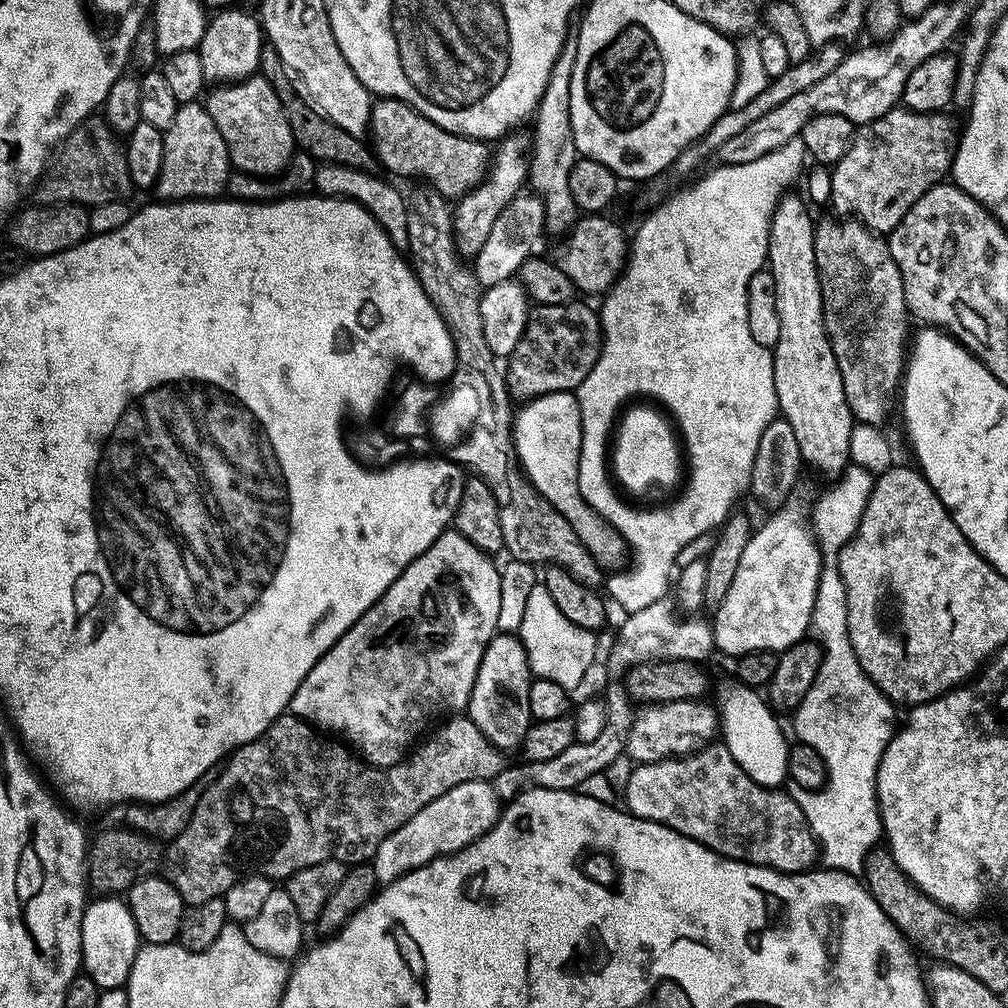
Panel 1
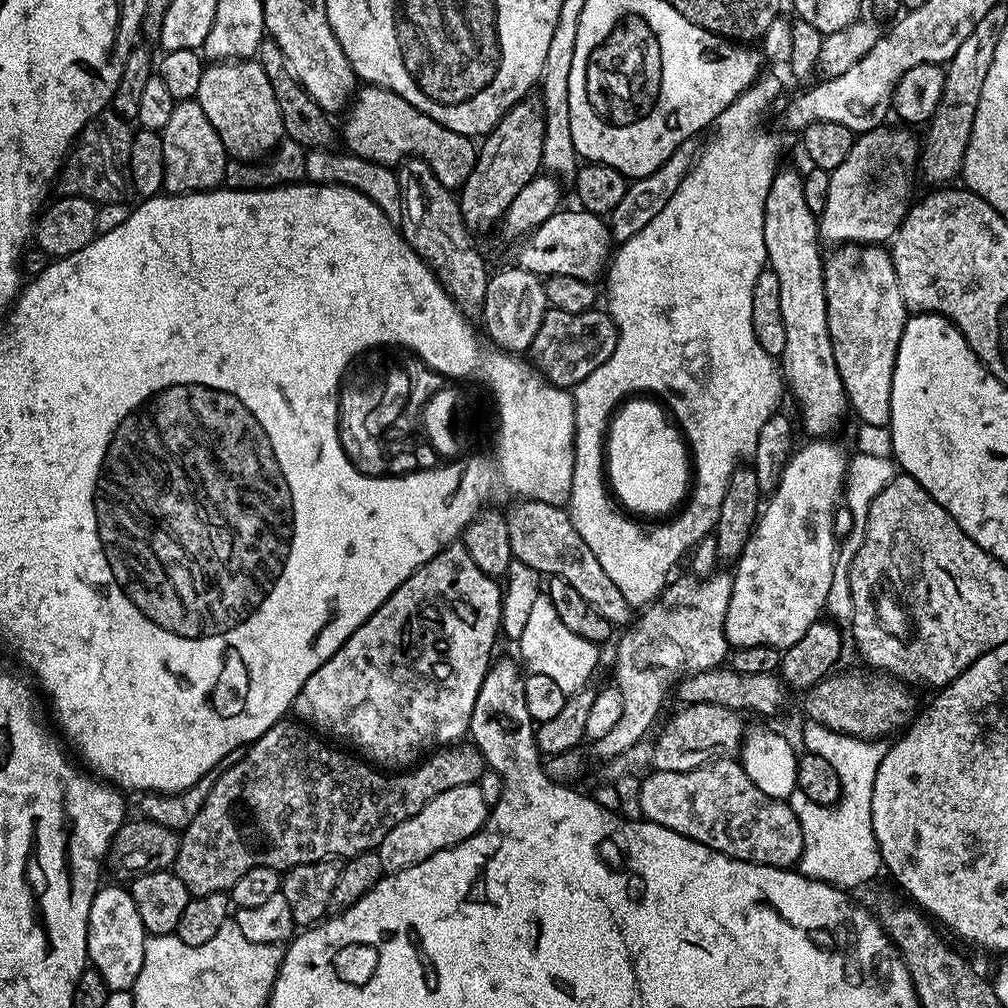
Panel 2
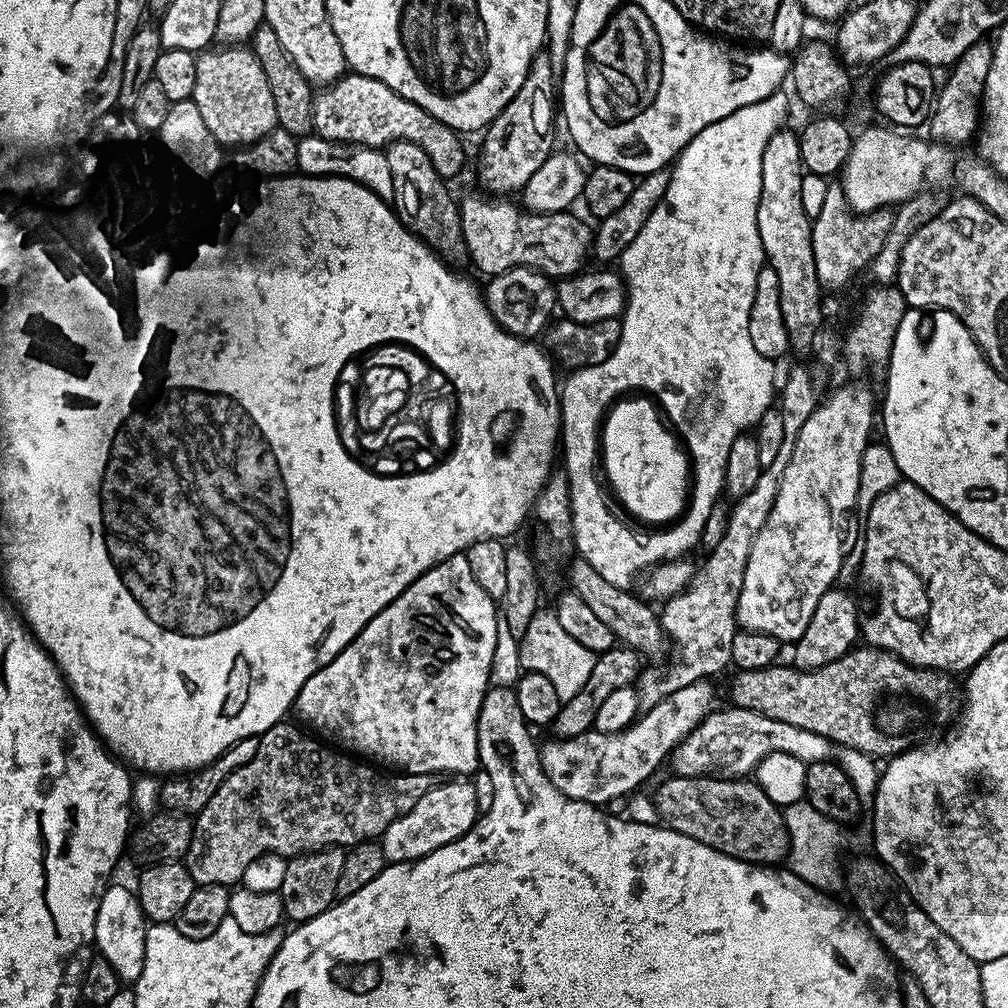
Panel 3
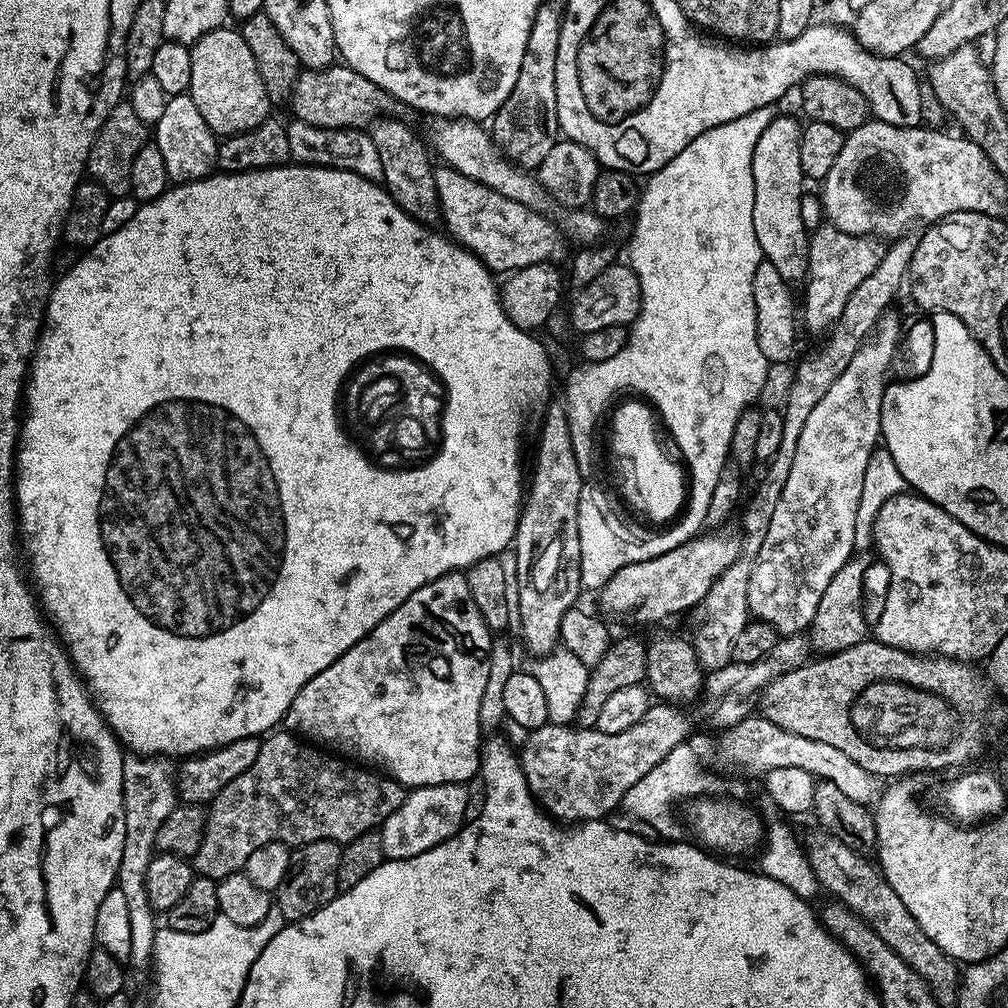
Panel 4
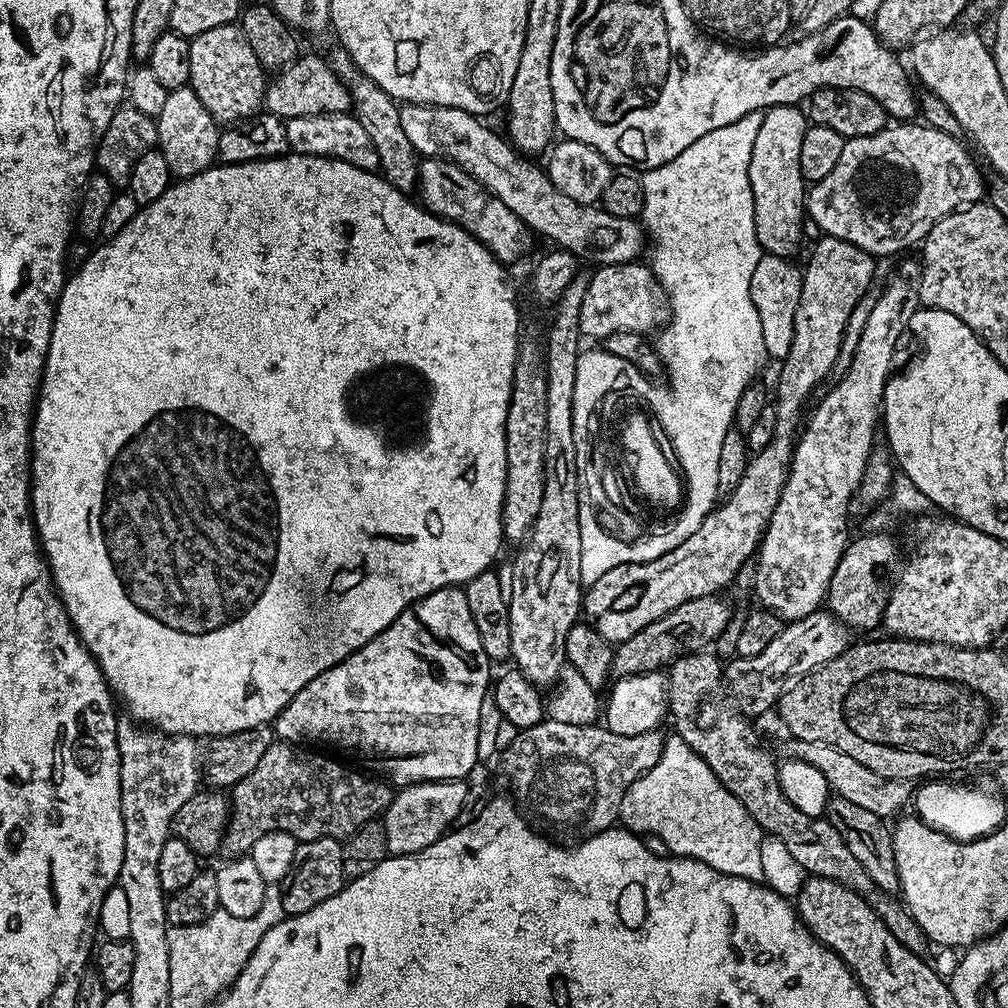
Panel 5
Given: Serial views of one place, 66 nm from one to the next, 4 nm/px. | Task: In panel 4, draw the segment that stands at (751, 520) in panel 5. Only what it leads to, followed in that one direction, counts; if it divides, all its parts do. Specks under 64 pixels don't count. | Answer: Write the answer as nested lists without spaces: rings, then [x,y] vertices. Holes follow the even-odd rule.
[[[827,222],[821,224],[821,228],[817,232],[815,229],[808,237],[808,275],[806,283],[803,285],[805,288],[804,304],[802,300],[802,324],[803,327],[805,324],[812,332],[824,334],[828,332],[832,324],[842,314],[846,302],[850,299],[850,294],[853,294],[854,290],[878,268],[886,248],[879,239],[871,236],[855,236],[835,228],[833,224]],[[697,534],[682,546],[674,546],[674,550],[666,554],[622,566],[622,570],[613,574],[599,589],[600,604],[610,615],[625,616],[640,624],[664,620],[675,612],[701,605],[715,580],[734,563],[740,552],[739,539],[723,540],[720,534]]]

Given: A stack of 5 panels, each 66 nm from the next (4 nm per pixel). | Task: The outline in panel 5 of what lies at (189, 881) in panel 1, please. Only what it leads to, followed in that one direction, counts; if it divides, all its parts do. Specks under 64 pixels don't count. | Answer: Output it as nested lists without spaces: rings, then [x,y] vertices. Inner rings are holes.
[[[273,742],[258,767],[230,789],[228,829],[222,845],[229,857],[251,853],[262,834],[285,832],[297,842],[314,838],[343,841],[366,822],[383,817],[394,795],[393,785],[372,774],[363,776],[320,752],[292,742]]]

